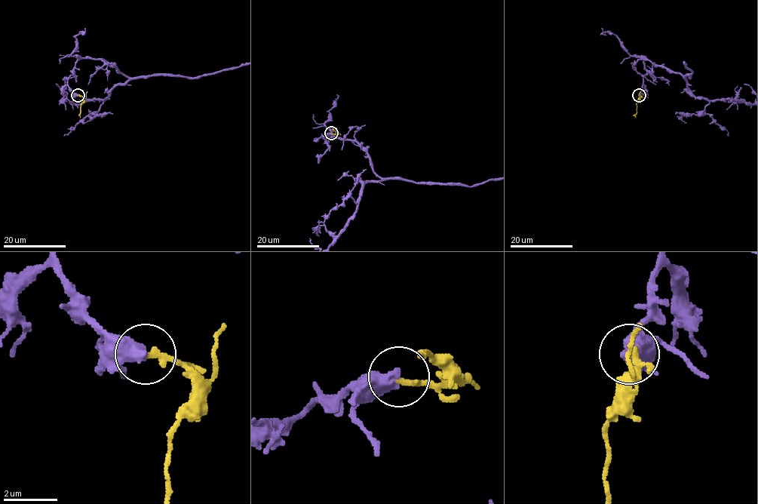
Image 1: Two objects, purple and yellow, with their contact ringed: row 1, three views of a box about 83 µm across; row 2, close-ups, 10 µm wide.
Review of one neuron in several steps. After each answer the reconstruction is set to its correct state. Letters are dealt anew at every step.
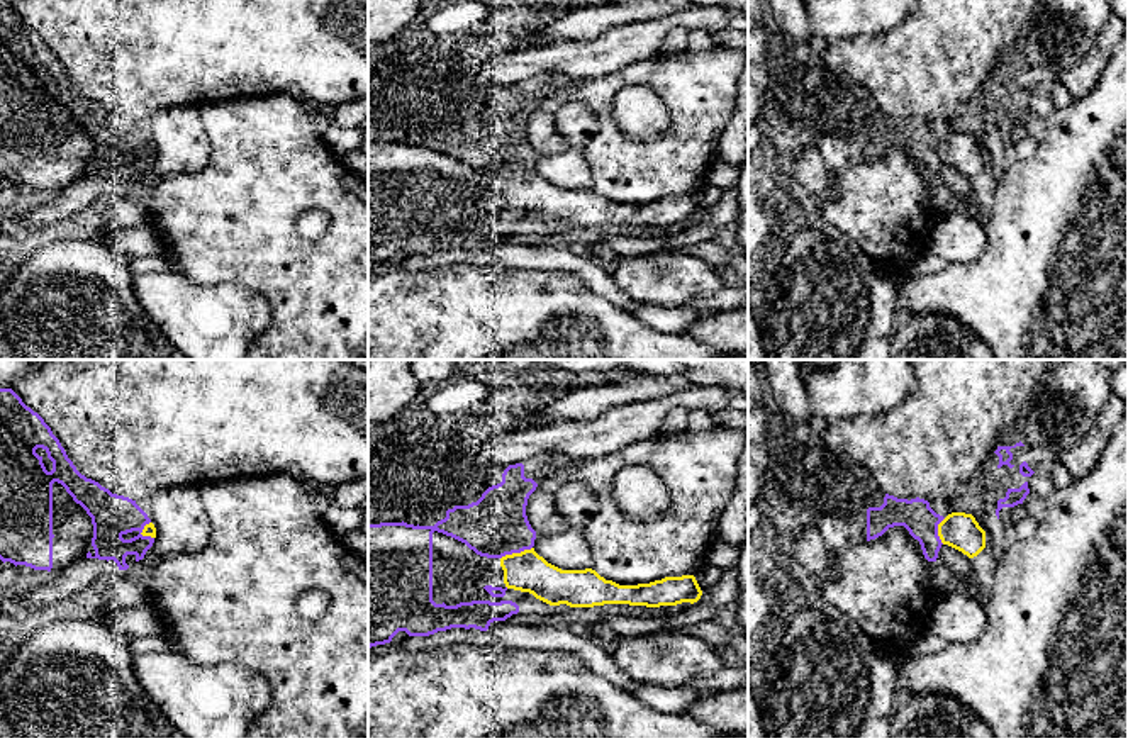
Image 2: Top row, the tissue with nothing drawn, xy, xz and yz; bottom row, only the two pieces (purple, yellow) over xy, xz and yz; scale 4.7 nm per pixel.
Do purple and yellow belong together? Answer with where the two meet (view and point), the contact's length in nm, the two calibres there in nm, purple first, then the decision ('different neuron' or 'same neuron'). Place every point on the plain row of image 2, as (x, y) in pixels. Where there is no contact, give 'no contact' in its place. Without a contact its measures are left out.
xz (516, 172) | 160 nm | 300/190 nm | same neuron

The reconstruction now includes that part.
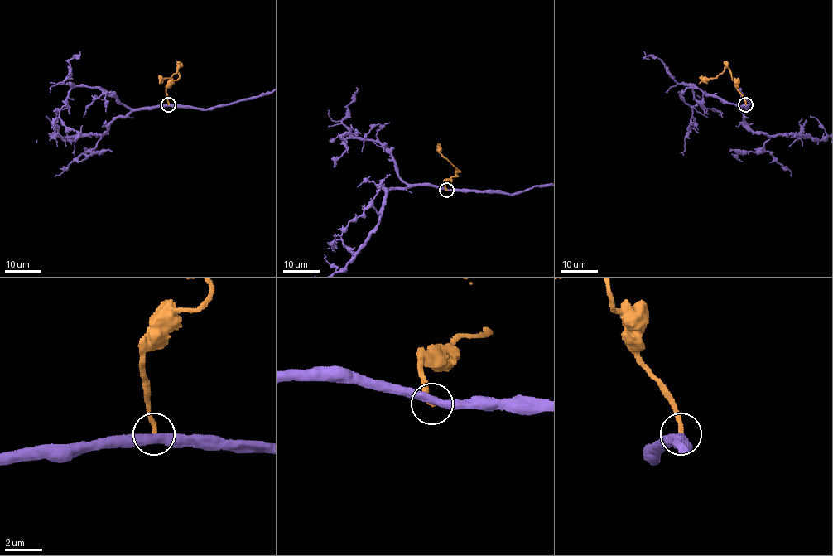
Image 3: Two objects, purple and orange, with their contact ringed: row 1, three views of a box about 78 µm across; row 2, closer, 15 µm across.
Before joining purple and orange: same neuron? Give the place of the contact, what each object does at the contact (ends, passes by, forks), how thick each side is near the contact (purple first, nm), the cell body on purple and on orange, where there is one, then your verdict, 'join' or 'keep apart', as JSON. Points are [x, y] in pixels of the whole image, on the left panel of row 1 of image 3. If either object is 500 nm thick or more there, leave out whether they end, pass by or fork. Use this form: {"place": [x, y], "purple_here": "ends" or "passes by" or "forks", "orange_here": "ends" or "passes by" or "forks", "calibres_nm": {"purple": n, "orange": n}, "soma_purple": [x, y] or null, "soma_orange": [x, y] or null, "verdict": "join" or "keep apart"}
{"place": [168, 104], "purple_here": "passes by", "orange_here": "ends", "calibres_nm": {"purple": 440, "orange": 240}, "soma_purple": null, "soma_orange": null, "verdict": "keep apart"}

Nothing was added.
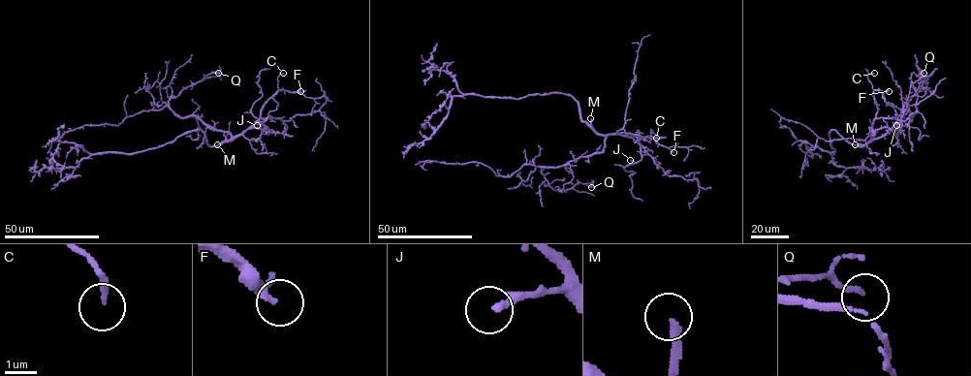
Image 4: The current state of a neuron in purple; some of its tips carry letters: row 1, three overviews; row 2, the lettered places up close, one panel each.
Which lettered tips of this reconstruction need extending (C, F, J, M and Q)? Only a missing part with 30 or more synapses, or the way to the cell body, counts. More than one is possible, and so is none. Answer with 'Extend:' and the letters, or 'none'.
Extend: F, M

